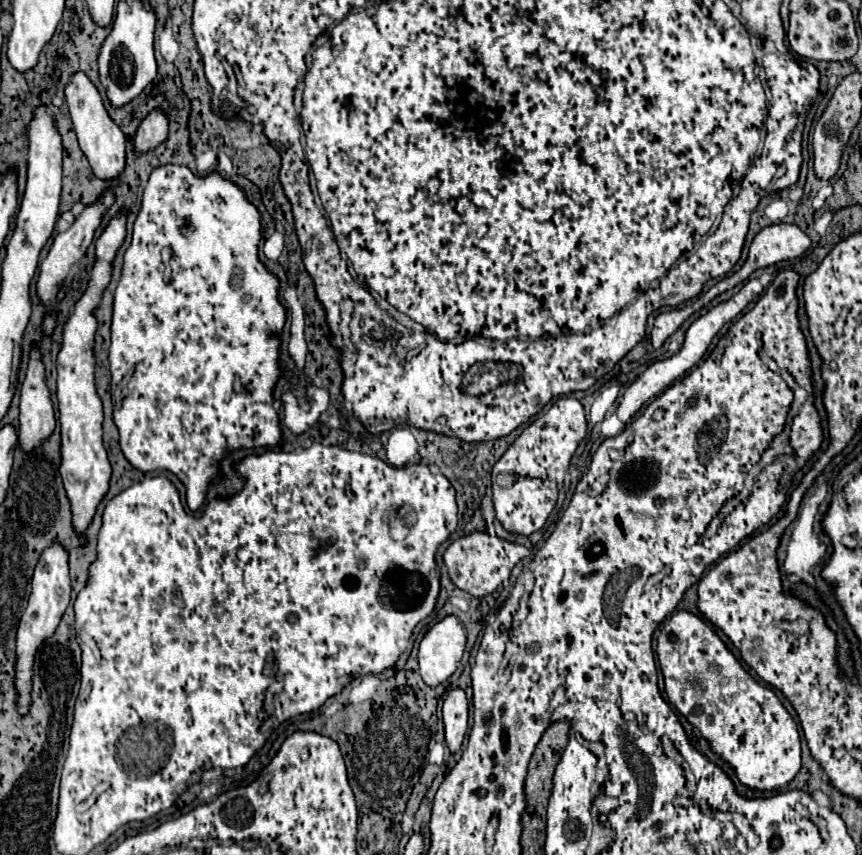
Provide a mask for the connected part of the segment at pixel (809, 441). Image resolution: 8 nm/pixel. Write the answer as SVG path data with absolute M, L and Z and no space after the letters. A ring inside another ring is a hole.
M806 401L799 414L792 421L792 437L790 447L794 453L794 459L798 465L804 465L804 461L820 447L822 443L822 429L818 423L818 413L814 409L812 401Z

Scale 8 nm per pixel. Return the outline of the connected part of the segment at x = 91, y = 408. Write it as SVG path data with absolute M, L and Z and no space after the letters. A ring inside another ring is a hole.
M122 209L116 213L110 223L104 227L100 237L96 239L96 261L88 277L86 291L74 305L74 313L64 325L62 335L62 349L58 353L56 369L58 369L58 411L60 411L60 425L62 425L62 465L60 475L64 481L64 489L68 499L72 501L72 515L74 515L74 529L82 533L96 513L96 505L108 491L110 481L110 463L106 449L102 445L102 403L94 387L94 333L98 321L94 311L100 305L102 293L110 283L112 277L112 263L114 257L124 243L126 237L126 211Z

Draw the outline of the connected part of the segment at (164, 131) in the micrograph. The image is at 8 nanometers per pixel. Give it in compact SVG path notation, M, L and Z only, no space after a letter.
M160 111L148 113L148 117L142 121L138 127L138 133L134 137L134 147L140 153L146 153L160 145L168 135L168 117L162 115Z

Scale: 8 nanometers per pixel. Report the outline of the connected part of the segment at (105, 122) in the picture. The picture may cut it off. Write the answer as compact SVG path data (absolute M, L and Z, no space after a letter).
M76 73L72 81L66 87L66 103L72 115L74 131L78 135L78 143L82 153L86 155L94 175L102 181L112 181L122 175L126 167L126 137L120 131L120 127L108 117L102 97L96 91L96 87L90 83L90 79L84 73Z

